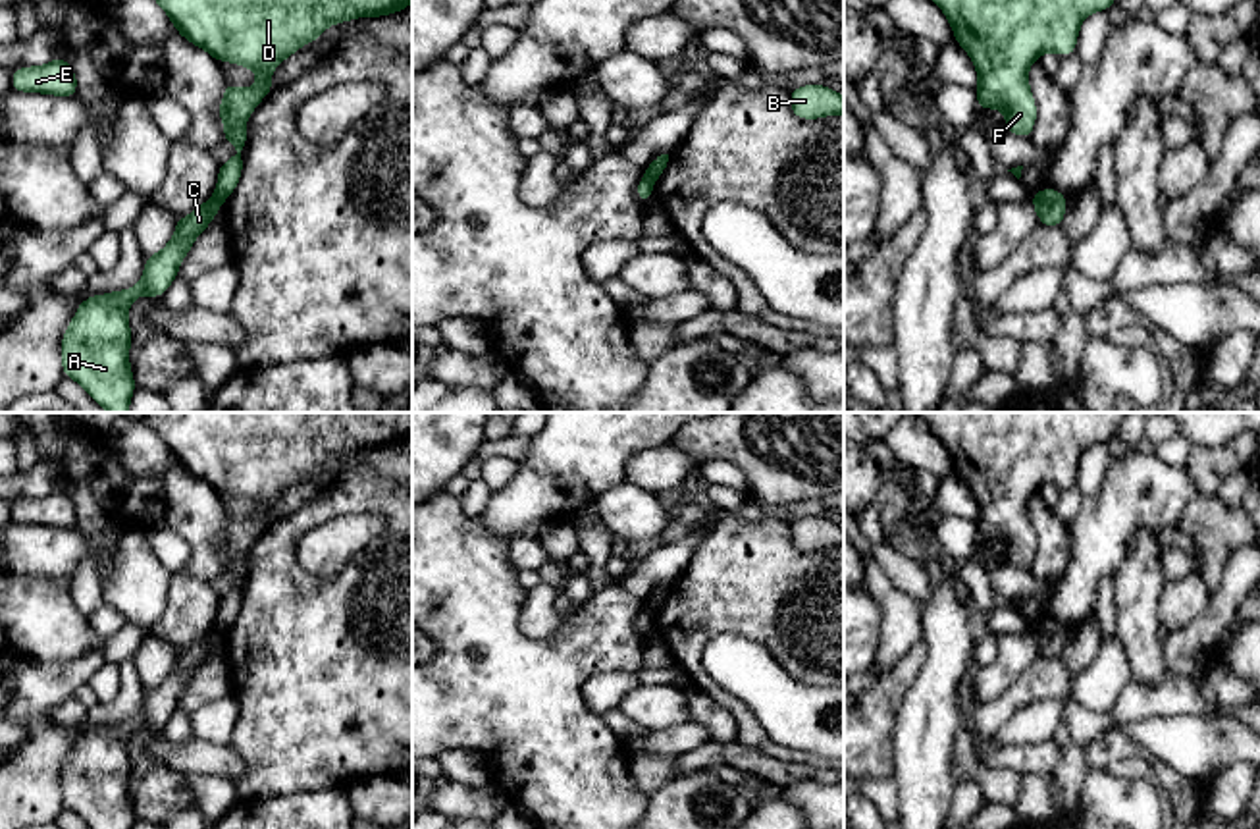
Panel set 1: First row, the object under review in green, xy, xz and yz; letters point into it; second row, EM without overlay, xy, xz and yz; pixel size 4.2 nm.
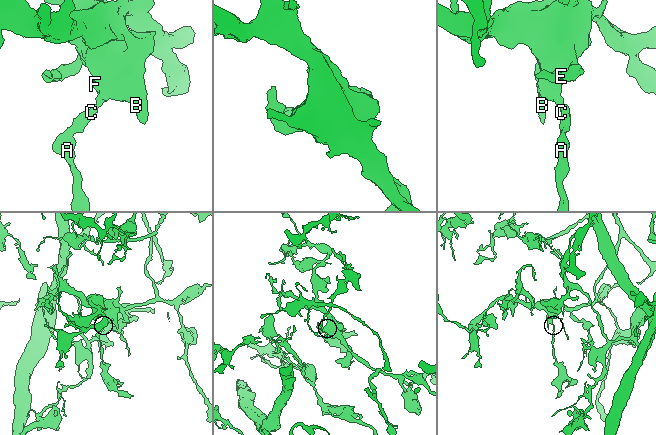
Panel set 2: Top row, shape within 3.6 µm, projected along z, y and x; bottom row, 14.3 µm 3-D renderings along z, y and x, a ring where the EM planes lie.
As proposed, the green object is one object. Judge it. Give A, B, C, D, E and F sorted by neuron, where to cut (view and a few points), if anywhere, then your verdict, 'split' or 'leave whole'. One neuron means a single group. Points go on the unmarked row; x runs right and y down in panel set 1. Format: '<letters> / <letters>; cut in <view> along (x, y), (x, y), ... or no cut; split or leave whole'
A C / B D E F; cut in xy along (214, 627), (220, 637); split

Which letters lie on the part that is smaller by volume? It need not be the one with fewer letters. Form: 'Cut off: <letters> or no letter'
Cut off: A, C

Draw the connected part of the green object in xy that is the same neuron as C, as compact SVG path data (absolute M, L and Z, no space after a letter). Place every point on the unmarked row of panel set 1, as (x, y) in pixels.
M212 628L193 646L177 650L170 675L158 686L146 686L143 711L135 719L81 733L62 769L64 808L81 816L91 829L133 827L137 817L129 798L131 758L127 742L141 727L164 729L177 709L181 692L210 657L220 638Z

